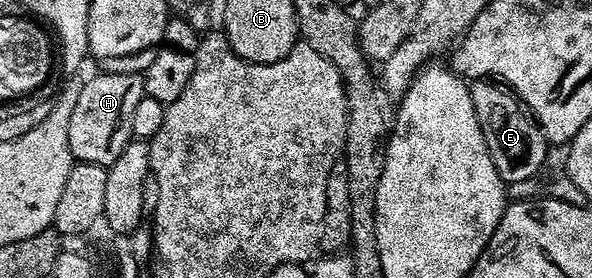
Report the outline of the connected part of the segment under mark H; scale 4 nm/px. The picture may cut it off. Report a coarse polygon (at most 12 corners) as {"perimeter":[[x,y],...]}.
{"perimeter":[[139,73],[83,83],[68,122],[77,163],[107,169],[134,136]]}

